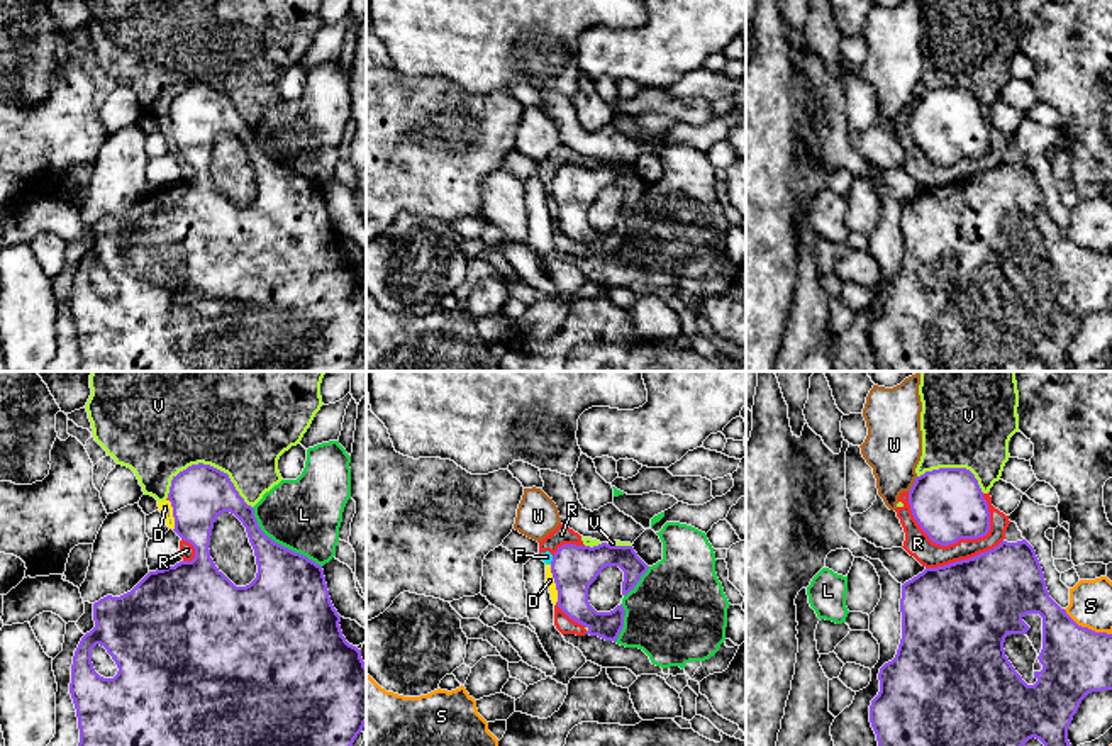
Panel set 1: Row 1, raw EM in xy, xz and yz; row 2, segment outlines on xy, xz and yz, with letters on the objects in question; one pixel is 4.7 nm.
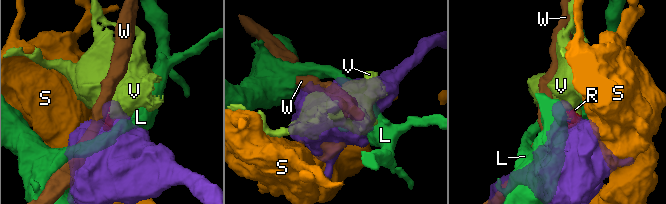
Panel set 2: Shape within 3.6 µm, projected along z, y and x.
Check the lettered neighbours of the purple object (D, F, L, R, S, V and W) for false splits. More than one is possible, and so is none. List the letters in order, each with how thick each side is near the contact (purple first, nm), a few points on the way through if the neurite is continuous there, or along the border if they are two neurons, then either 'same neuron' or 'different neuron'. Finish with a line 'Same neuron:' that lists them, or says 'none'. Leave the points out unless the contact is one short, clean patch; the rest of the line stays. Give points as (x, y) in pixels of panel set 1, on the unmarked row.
D: 220 nm thick on the purple side, 50 nm on the other; border along xz (550, 185), (556, 222); different neuron
F: 220 nm thick on the purple side, 50 nm on the other; border along xz (553, 177), (550, 183); different neuron
L: 360 nm thick on the purple side, 340 nm on the other; different neuron
R: 340 nm thick on the purple side, 120 nm on the other; different neuron
S: 320 nm thick on the purple side, 200 nm on the other; different neuron
V: 280 nm thick on the purple side, 460 nm on the other; different neuron
W: 340 nm thick on the purple side, 280 nm on the other; border along yz (917, 97), (909, 112); different neuron
Same neuron: none

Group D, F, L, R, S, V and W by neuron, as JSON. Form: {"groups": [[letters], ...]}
{"groups": [["D", "F", "R", "V"], ["L"], ["S"], ["W"]]}

